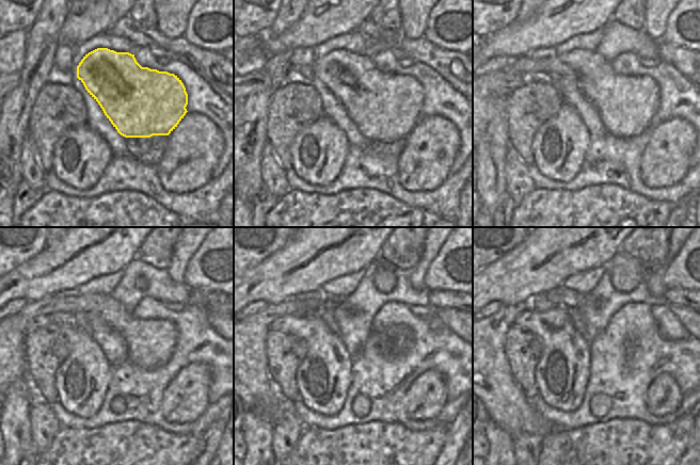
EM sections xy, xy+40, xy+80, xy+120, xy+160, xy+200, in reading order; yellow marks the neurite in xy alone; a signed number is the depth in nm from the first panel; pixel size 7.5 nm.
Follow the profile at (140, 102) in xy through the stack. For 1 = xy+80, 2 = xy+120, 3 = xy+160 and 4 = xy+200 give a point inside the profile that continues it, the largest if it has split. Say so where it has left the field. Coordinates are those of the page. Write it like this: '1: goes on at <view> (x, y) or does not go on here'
1: goes on at xy+80 (625, 103)
2: goes on at xy+120 (150, 342)
3: goes on at xy+160 (255, 388)
4: goes on at xy+200 (507, 406)

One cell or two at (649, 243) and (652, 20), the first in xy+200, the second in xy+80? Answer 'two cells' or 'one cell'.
two cells

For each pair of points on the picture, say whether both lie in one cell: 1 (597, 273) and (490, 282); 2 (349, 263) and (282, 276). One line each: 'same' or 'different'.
1: different
2: same

